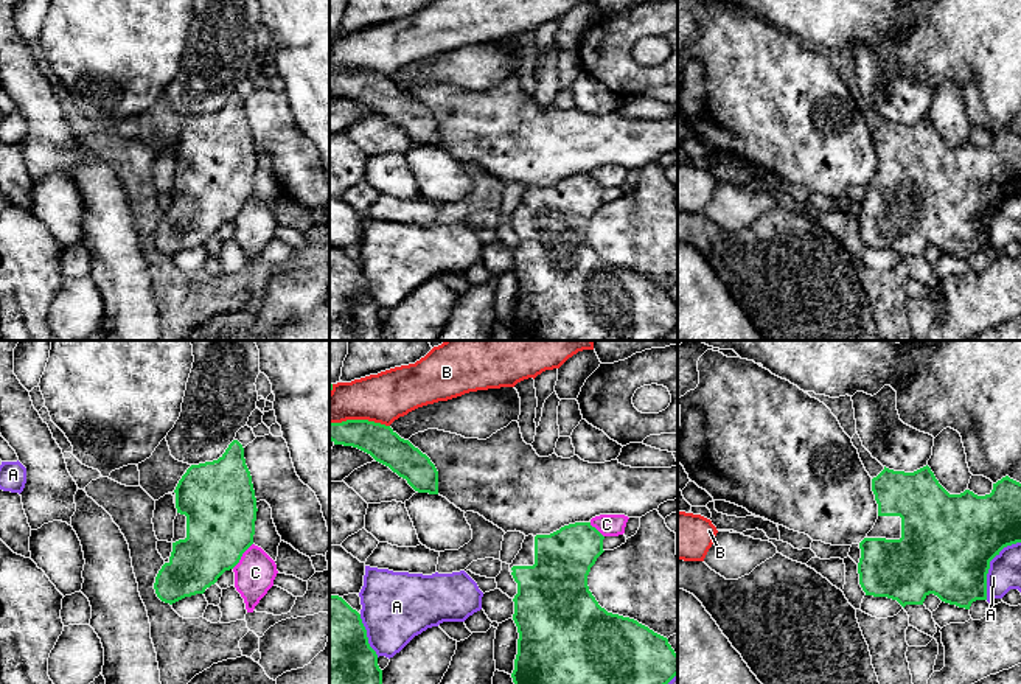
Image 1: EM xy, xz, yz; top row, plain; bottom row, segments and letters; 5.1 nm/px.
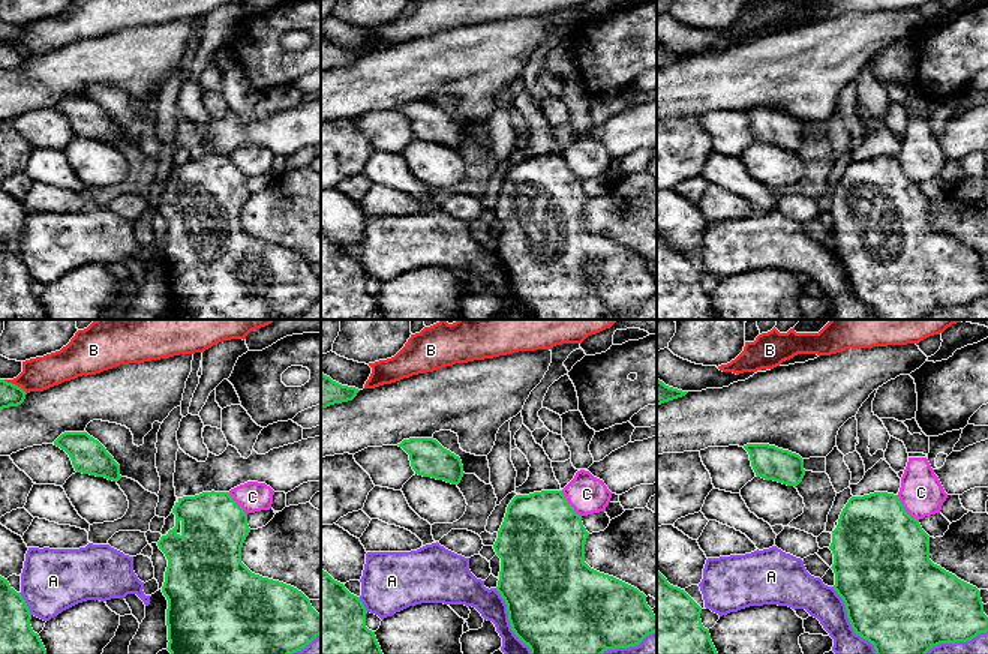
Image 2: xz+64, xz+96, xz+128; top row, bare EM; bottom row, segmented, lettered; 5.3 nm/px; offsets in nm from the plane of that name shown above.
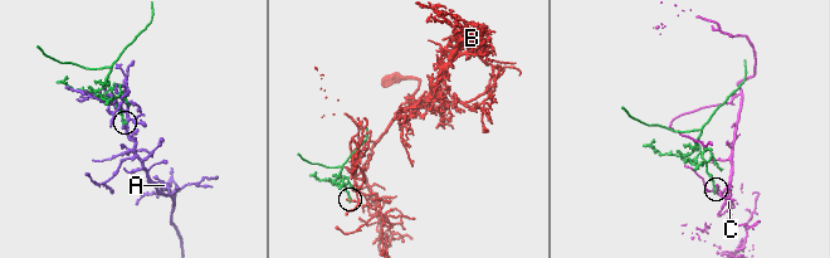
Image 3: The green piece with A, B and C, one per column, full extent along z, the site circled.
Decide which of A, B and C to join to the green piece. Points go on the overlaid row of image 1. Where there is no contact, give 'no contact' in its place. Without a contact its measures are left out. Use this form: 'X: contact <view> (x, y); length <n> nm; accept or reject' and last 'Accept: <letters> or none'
A: contact yz (989, 566); length 360 nm; reject
B: contact xz (359, 420); length 320 nm; reject
C: contact xy (241, 555); length 170 nm; reject
Accept: none

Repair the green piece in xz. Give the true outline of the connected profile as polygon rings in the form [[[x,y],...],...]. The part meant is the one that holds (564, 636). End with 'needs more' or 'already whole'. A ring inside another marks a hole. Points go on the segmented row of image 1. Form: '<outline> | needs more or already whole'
[[[591,522],[525,536],[510,564],[517,583],[514,684],[668,684],[678,675],[678,654],[667,637],[634,619],[608,612],[589,591],[587,575],[605,552],[603,539]]] | needs more

